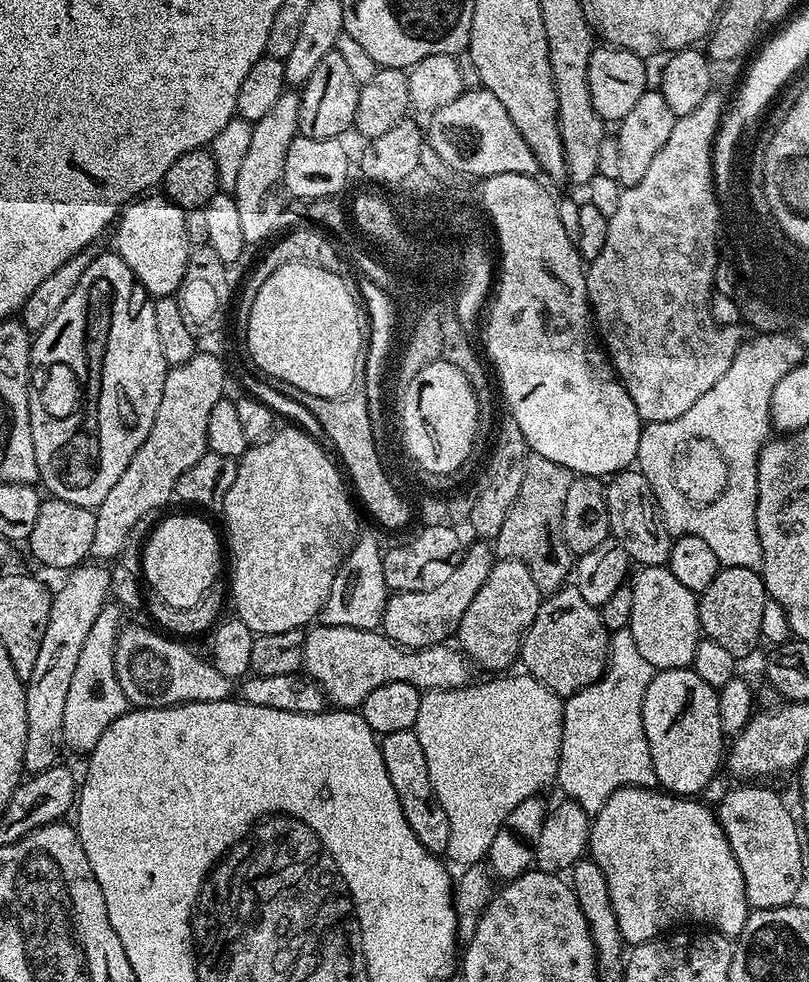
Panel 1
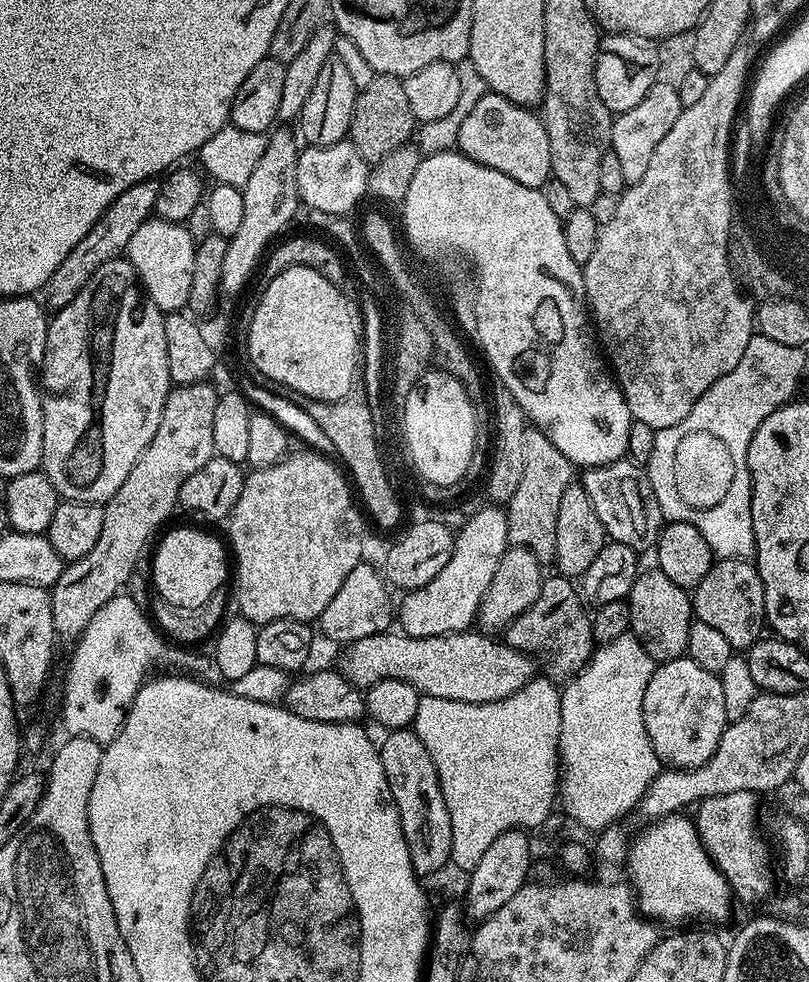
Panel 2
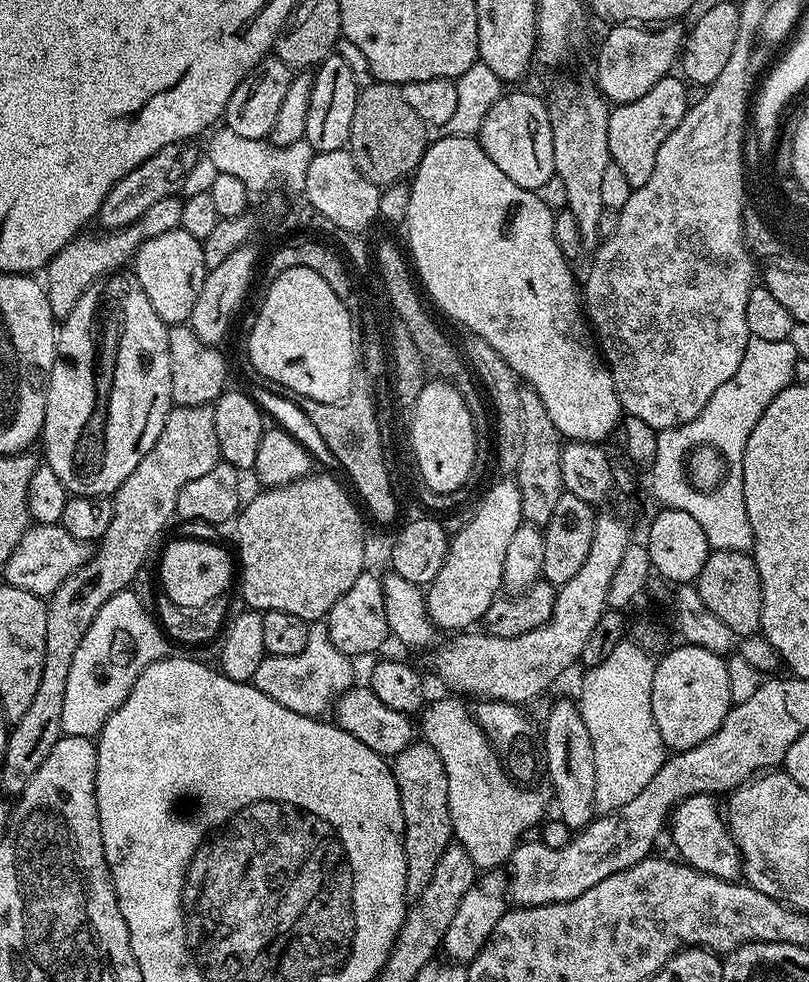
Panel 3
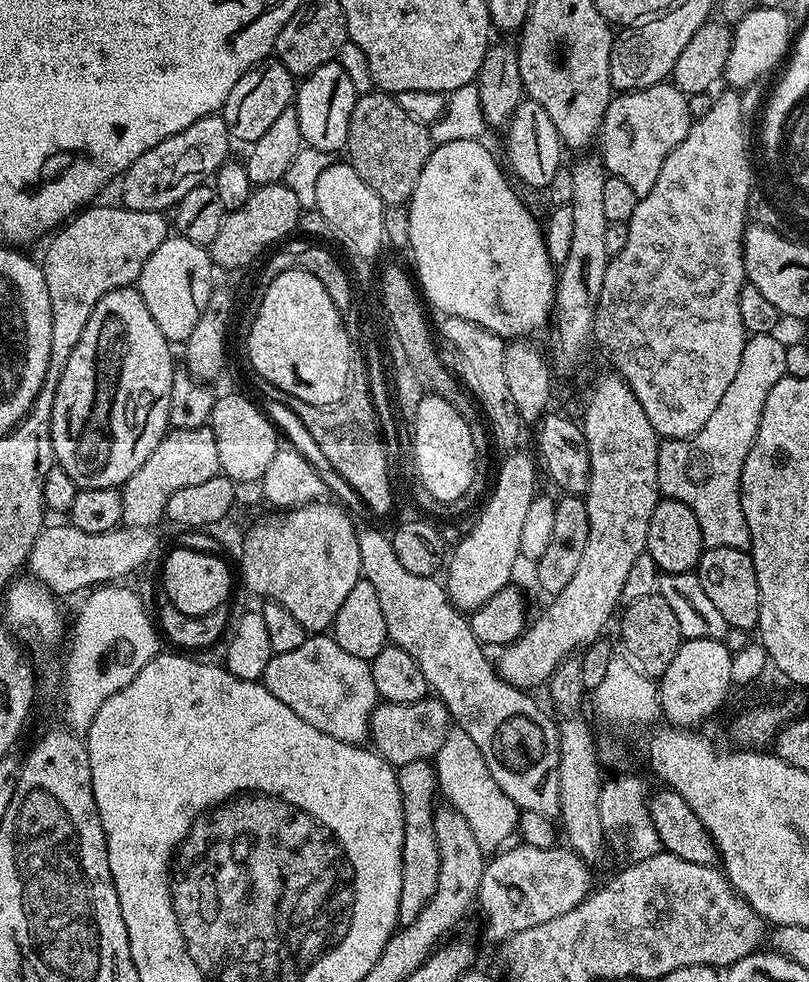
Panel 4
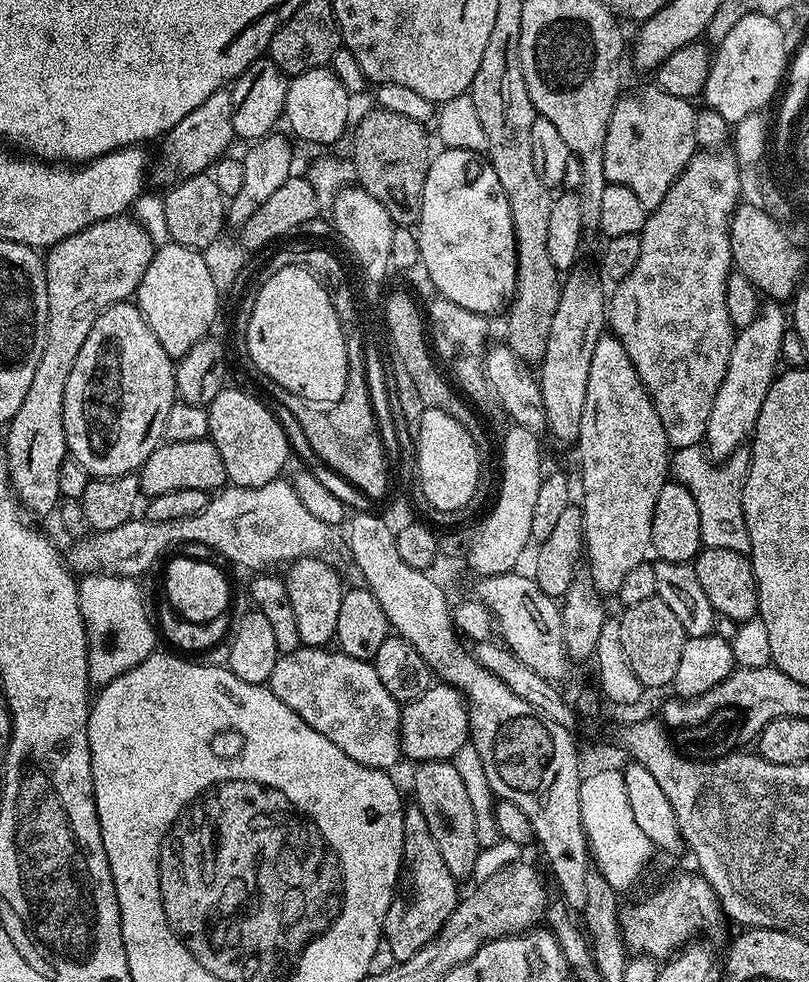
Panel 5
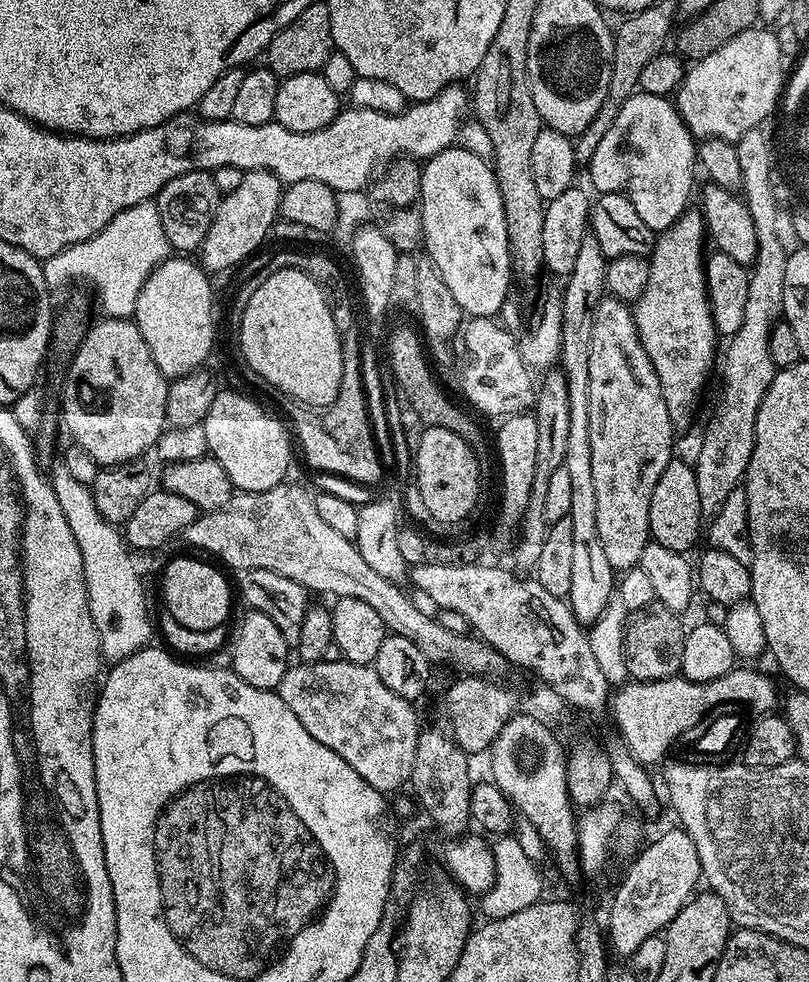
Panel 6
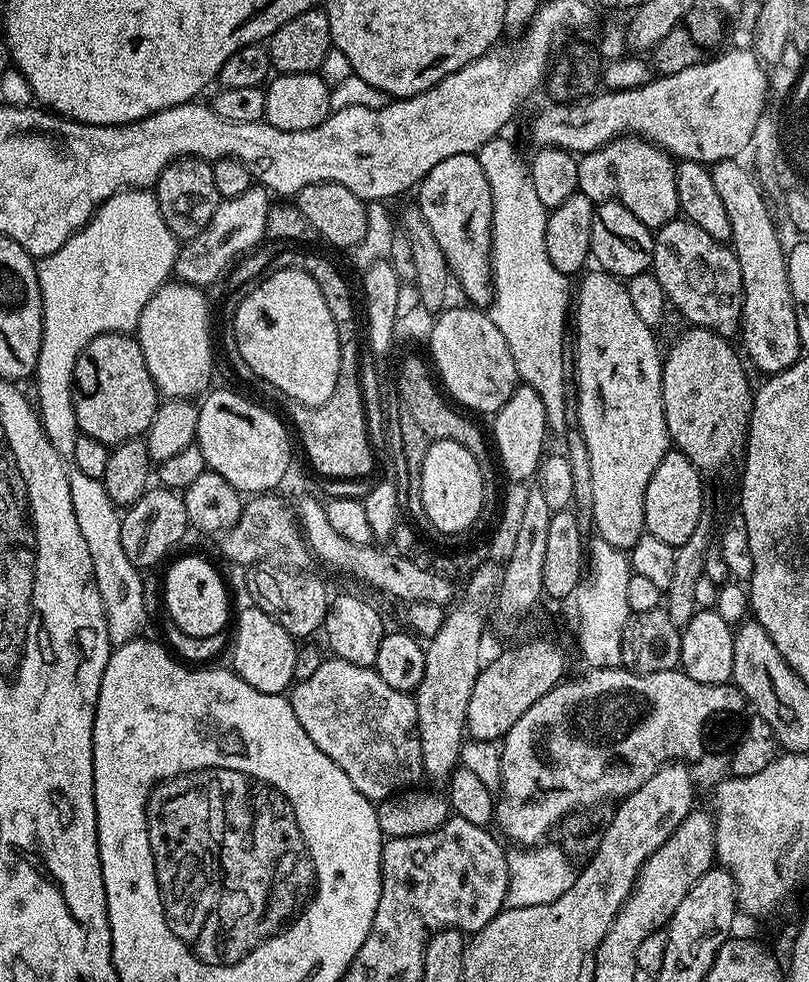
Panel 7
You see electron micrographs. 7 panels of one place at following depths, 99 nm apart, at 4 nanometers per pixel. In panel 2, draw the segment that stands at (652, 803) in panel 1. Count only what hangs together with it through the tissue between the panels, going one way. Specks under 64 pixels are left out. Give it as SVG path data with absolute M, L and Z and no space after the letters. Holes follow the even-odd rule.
M684 814L662 816L651 821L652 824L640 837L633 839L626 861L626 868L632 871L631 887L636 893L638 907L649 921L665 920L668 924L676 924L679 920L724 920L732 912L734 897L732 887L720 873L716 861L696 833L695 823Z

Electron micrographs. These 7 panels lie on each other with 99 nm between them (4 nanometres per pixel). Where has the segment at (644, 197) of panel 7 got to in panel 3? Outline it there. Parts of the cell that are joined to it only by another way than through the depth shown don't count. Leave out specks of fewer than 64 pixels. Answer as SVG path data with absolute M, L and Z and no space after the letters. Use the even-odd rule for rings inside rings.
M669 74L654 82L654 86L650 86L650 90L642 94L642 98L617 104L609 111L612 163L622 169L633 189L646 186L646 181L654 170L654 158L658 158L658 149L662 147L662 142L666 142L666 138L670 138L678 122L682 122L682 118L687 114L690 107L688 91L689 85L679 75Z

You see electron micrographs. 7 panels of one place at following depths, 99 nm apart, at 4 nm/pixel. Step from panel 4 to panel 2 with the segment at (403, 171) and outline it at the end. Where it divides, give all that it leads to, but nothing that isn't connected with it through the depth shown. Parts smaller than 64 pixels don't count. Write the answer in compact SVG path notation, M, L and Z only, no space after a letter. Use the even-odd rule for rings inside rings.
M377 75L368 86L359 91L355 110L349 128L349 141L358 150L361 157L370 164L376 163L407 143L414 132L416 121L407 101L403 81L396 76Z

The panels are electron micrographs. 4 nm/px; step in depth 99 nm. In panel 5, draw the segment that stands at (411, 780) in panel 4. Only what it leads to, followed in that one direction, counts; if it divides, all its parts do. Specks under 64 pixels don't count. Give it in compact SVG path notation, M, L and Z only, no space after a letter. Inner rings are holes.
M415 806L404 809L404 859L400 862L400 879L395 896L390 902L390 910L386 910L384 919L384 935L386 948L392 951L392 960L399 962L418 954L422 946L426 946L442 930L442 926L450 918L456 908L457 877L450 874L446 861L442 859L442 850L438 850L438 842L430 834L430 826L426 826L426 818L422 818L422 810Z

